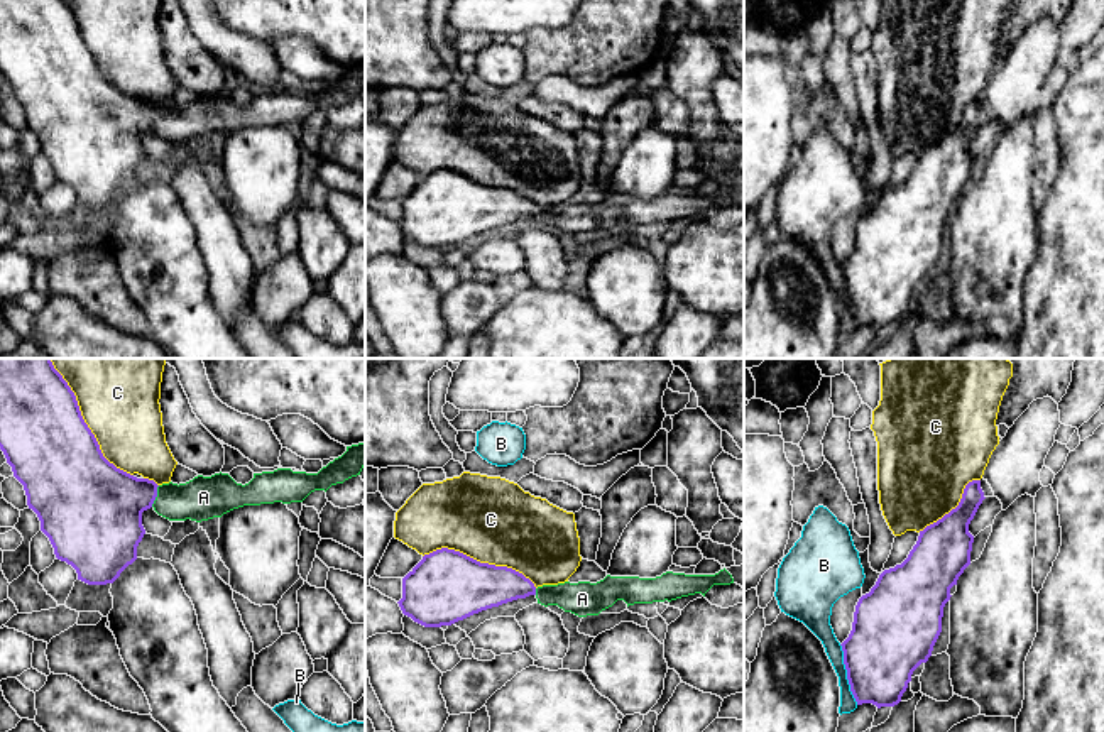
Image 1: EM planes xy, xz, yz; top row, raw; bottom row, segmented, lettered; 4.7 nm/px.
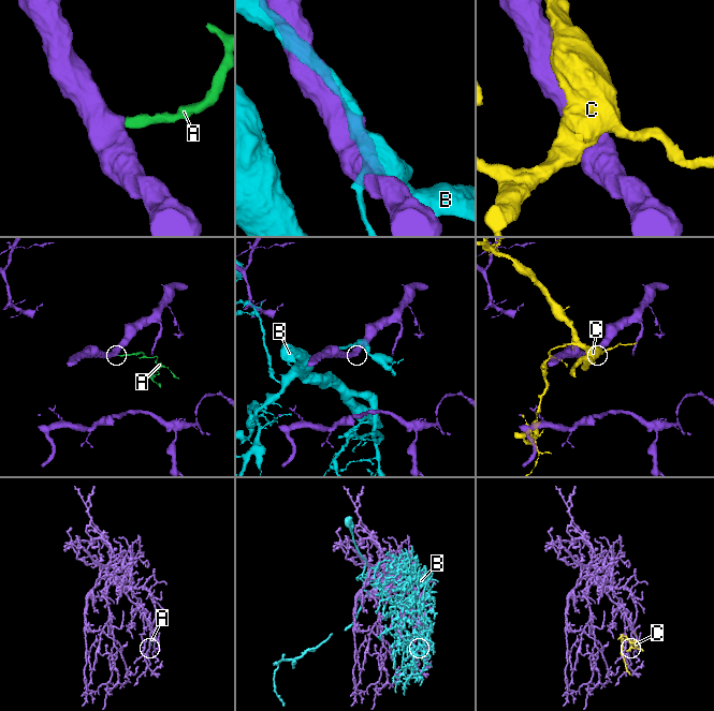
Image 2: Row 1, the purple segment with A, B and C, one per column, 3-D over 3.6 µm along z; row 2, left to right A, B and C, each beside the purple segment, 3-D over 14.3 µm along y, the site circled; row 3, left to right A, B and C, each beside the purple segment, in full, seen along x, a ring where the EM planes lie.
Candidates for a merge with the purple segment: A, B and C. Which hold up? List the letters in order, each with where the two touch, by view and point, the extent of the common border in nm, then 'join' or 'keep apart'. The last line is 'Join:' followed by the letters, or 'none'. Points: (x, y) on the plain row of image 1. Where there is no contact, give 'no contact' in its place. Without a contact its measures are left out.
A: xy (156, 117) | 110 nm | join
B: yz (847, 296) | 300 nm | keep apart
C: xz (479, 183) | 550 nm | keep apart
Join: A

